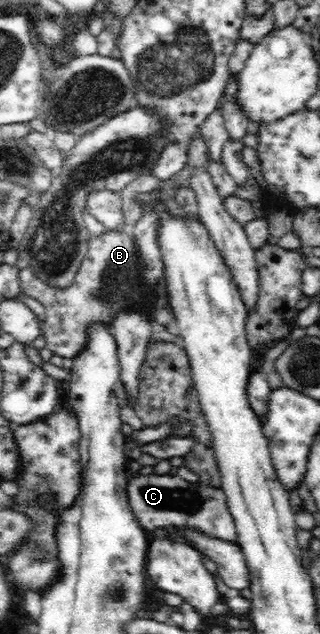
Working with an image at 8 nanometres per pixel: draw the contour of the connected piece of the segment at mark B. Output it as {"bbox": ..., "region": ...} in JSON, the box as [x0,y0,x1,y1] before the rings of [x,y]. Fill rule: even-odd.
{"bbox":[18,229,176,362],"region":[[[105,229],[99,236],[89,236],[87,252],[79,269],[69,284],[49,283],[29,268],[18,269],[21,292],[37,299],[46,309],[43,324],[46,348],[71,362],[91,343],[96,328],[111,328],[117,317],[123,314],[145,315],[154,329],[174,329],[176,313],[168,292],[165,268],[157,274],[157,280],[148,280],[149,262],[141,253],[139,241],[133,230]]]}

